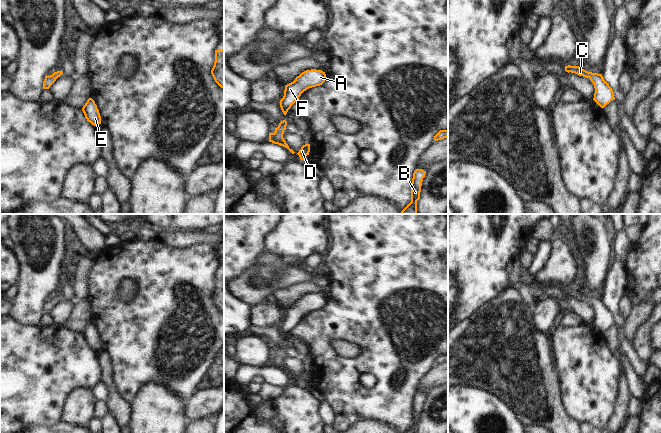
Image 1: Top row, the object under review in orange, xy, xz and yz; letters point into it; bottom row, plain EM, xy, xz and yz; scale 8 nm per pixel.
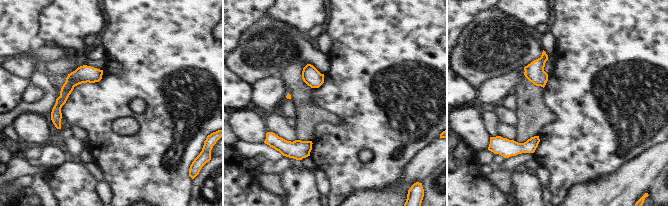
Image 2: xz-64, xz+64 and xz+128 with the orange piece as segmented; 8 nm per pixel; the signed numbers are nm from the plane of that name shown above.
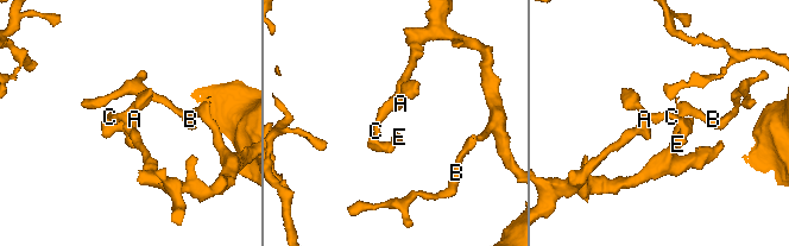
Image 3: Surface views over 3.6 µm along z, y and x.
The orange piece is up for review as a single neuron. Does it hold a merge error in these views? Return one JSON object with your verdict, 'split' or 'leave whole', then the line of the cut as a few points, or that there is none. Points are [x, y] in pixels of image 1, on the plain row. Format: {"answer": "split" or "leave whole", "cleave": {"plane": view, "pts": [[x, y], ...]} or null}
{"answer": "leave whole", "cleave": null}

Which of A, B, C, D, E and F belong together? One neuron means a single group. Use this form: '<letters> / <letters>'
A B C D E F

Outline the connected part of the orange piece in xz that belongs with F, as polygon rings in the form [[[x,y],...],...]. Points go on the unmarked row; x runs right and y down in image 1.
[[[311,293],[302,296],[293,306],[285,309],[284,320],[279,326],[283,338],[286,340],[288,334],[304,315],[322,309],[326,302],[325,296]]]

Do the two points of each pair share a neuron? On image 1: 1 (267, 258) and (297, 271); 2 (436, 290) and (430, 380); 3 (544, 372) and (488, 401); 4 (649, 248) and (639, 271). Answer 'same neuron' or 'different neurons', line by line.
1: same neuron
2: different neurons
3: different neurons
4: same neuron

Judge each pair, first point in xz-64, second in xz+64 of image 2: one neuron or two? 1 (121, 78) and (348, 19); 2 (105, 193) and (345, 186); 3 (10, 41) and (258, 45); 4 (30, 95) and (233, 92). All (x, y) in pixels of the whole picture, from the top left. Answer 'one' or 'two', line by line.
1: one
2: two
3: two
4: two

